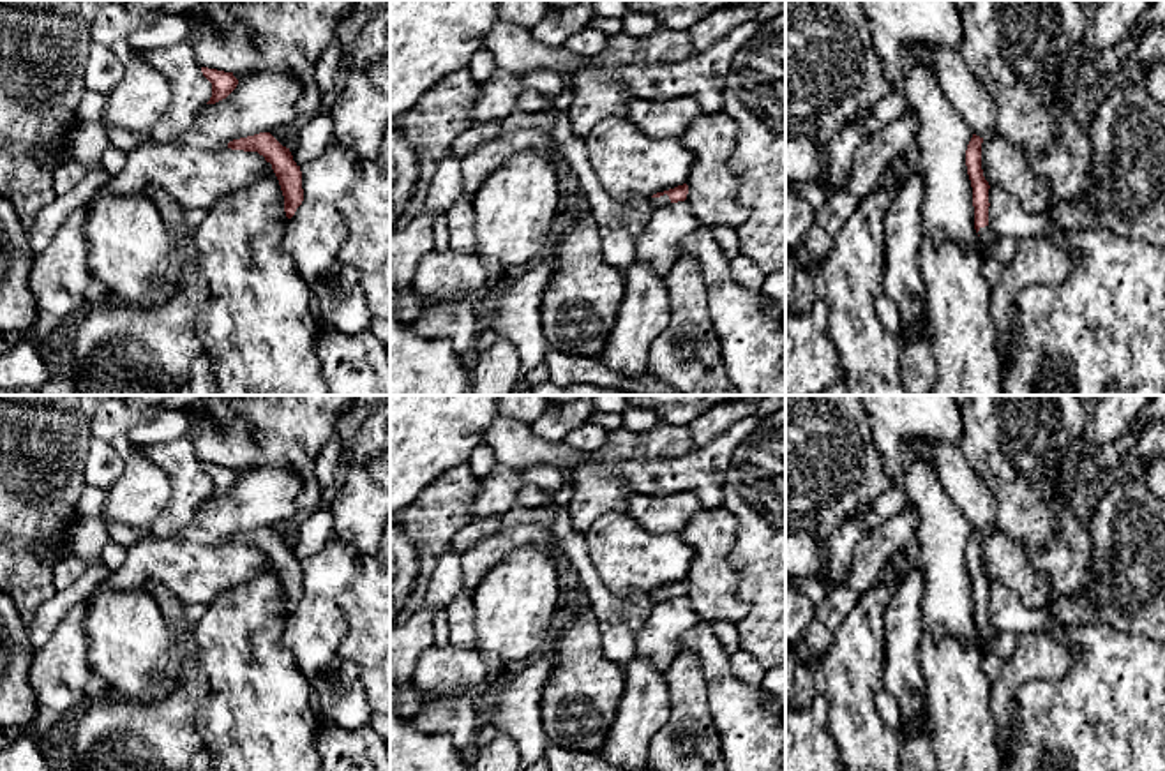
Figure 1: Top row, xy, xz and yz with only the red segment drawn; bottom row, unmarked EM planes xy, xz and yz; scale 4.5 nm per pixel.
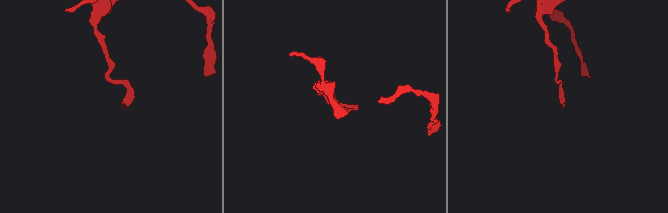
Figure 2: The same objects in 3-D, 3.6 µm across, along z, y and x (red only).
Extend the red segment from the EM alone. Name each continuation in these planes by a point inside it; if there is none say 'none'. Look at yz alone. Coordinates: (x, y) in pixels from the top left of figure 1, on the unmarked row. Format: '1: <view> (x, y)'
1: yz (1003, 643)

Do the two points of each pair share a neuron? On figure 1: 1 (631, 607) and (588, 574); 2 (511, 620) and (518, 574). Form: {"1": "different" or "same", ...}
{"1": "same", "2": "same"}

